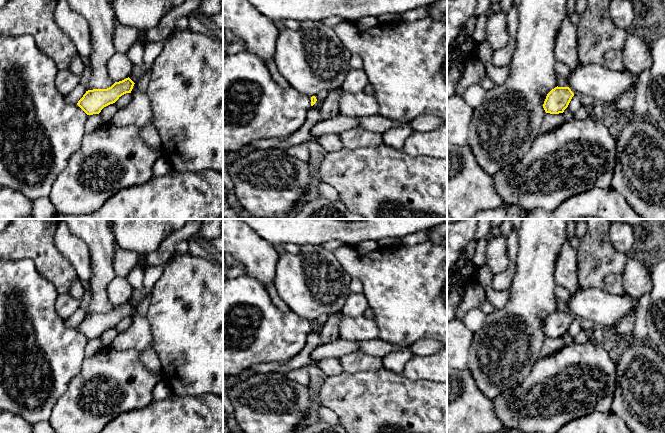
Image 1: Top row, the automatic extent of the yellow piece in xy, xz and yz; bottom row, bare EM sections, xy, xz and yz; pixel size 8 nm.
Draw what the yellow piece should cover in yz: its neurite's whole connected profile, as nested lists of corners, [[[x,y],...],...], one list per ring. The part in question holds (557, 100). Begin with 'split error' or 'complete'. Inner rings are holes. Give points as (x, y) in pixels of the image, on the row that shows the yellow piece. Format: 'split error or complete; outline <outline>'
complete; outline [[[555,87],[546,96],[543,108],[546,113],[563,113],[568,107],[574,93],[569,87]]]

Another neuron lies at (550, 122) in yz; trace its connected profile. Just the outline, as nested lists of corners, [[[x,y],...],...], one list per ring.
[[[570,112],[559,113],[559,114],[545,113],[543,122],[539,129],[539,135],[544,135],[551,132],[556,128],[558,128],[559,126],[561,126],[563,123],[573,118],[574,114]]]

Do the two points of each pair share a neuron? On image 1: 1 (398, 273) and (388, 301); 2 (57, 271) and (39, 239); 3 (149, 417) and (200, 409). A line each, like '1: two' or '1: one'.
1: one
2: one
3: one

